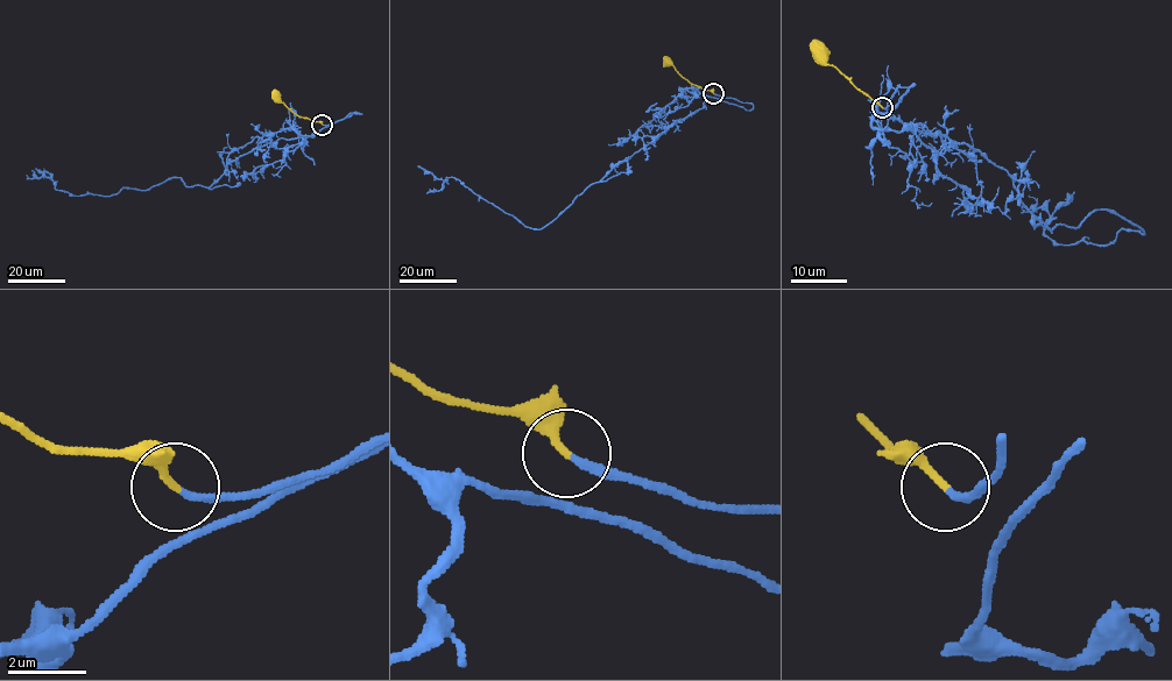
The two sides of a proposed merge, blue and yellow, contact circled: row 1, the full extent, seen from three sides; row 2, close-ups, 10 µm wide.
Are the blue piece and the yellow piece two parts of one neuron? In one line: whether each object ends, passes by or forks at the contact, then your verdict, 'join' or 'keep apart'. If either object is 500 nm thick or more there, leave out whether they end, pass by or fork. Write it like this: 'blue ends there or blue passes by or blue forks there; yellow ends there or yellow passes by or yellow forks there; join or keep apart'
blue ends there; yellow ends there; join

